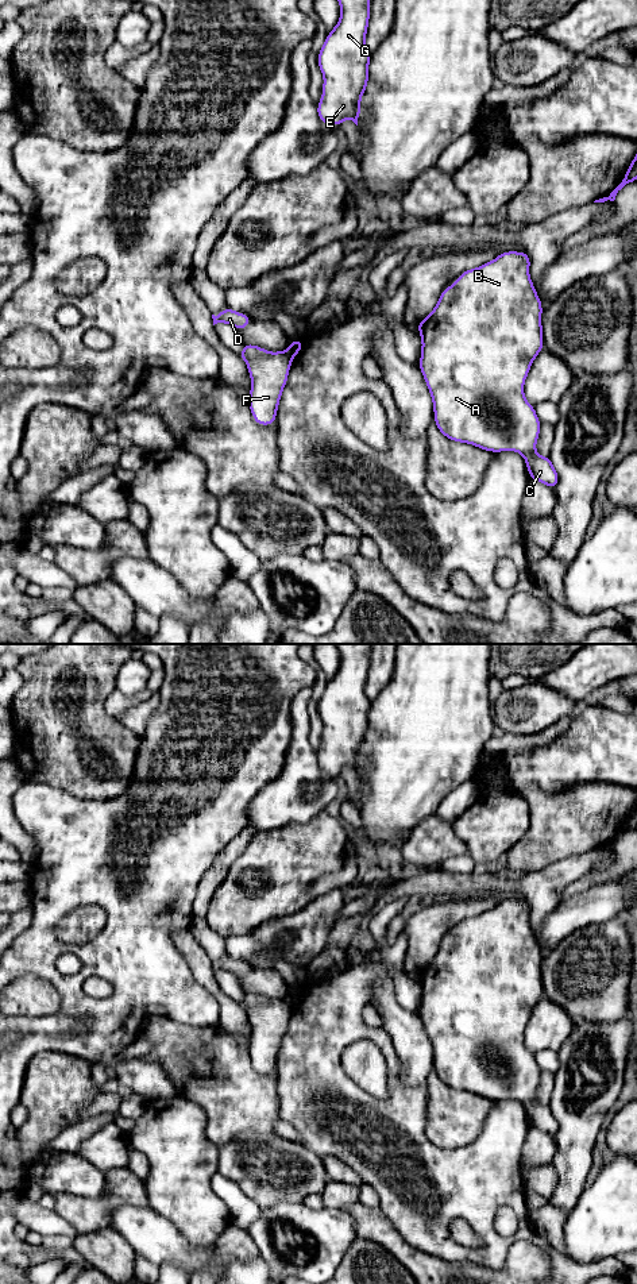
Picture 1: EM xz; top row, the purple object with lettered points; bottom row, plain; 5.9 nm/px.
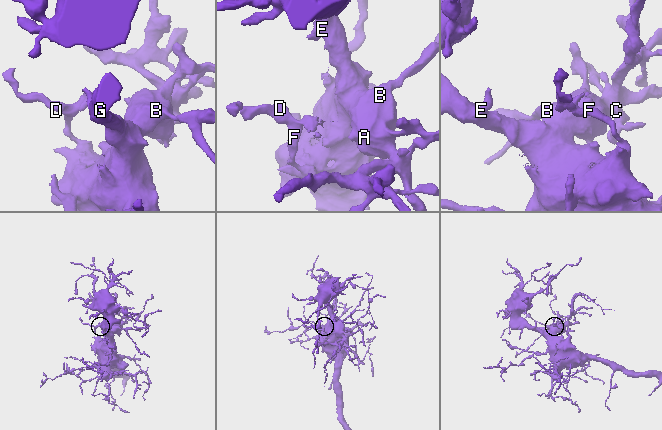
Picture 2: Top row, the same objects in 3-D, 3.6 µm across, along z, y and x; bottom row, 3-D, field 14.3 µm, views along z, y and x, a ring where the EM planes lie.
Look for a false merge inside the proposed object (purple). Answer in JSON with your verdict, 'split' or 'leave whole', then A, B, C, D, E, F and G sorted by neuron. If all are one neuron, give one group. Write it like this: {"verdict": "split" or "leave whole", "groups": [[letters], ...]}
{"verdict": "split", "groups": [["A", "B", "C", "E", "F", "G"], ["D"]]}

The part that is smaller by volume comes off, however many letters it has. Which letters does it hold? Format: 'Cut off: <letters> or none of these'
Cut off: D

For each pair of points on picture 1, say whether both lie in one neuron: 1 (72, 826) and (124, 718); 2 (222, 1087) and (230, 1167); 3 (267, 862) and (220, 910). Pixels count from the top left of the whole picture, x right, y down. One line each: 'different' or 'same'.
1: different
2: different
3: same

